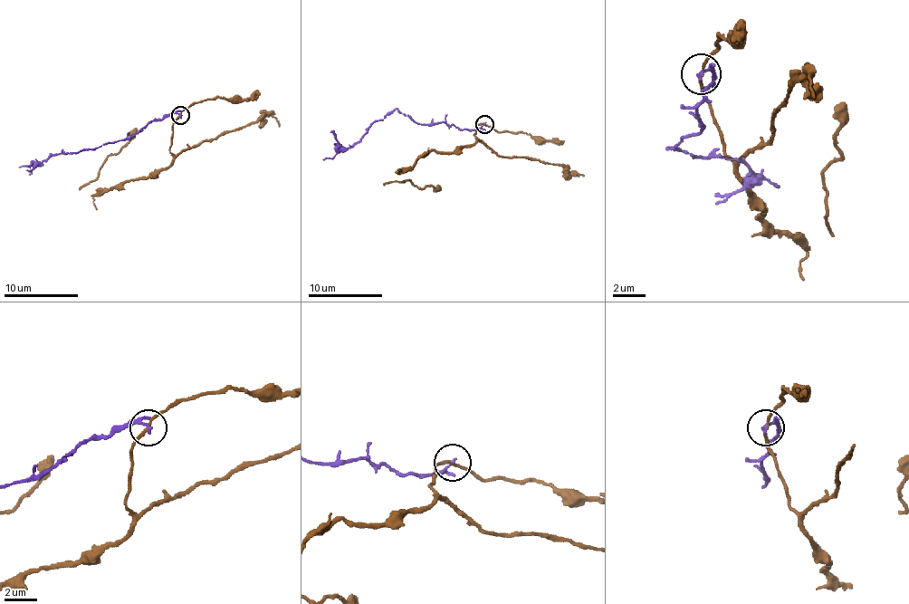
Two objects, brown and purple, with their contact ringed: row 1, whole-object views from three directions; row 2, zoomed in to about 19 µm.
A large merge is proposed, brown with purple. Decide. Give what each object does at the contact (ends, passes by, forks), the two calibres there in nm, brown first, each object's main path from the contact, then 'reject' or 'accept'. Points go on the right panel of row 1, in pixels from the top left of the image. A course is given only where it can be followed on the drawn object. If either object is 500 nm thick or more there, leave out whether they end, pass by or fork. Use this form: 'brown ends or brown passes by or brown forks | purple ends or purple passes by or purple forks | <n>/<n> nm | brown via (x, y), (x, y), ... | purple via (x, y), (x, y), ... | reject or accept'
brown passes by | purple passes by | 160/130 nm | brown via (702, 75), (734, 177), (782, 233), (823, 216), (843, 103) | purple via (702, 75), (710, 71), (714, 83), (702, 95), (702, 131), (669, 148), (738, 160), (779, 188) | reject

